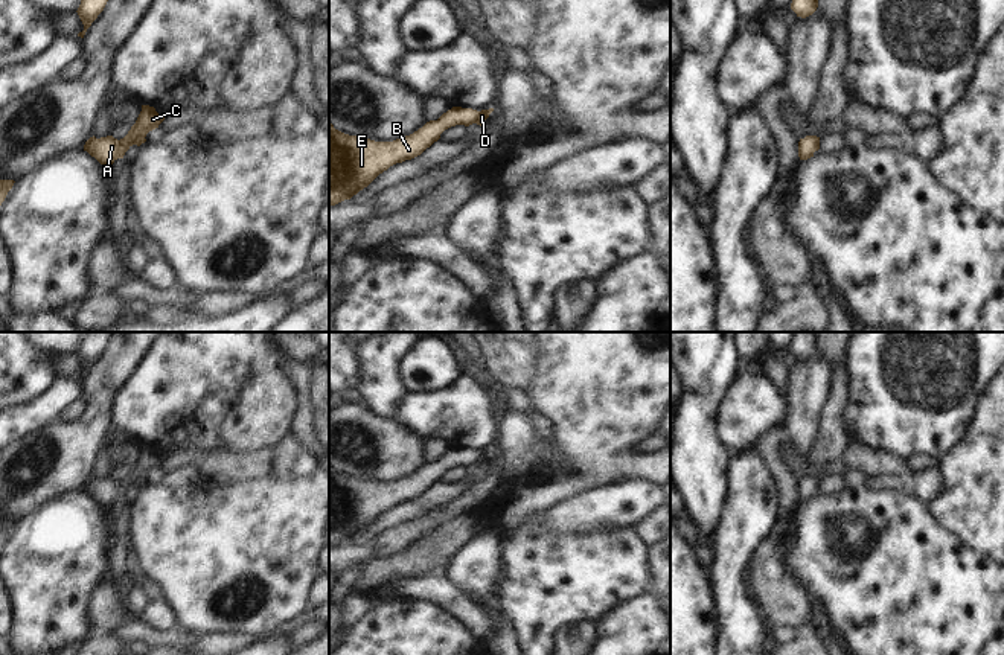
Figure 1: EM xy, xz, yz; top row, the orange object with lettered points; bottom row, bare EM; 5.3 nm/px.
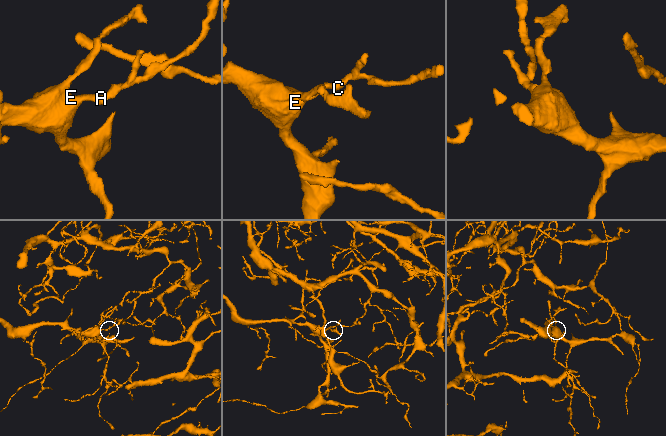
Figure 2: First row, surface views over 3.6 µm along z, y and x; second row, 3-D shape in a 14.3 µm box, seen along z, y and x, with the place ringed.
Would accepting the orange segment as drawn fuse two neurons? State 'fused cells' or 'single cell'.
single cell

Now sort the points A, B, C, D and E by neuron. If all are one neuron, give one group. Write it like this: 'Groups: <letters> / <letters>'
Groups: A B C D E.

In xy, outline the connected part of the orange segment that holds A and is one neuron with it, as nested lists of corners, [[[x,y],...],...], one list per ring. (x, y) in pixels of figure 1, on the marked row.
[[[142,105],[136,123],[123,139],[117,140],[113,136],[96,139],[93,136],[85,142],[84,151],[94,157],[101,165],[110,168],[117,158],[123,158],[125,152],[133,145],[140,146],[145,143],[146,134],[158,128],[165,117],[166,116],[158,114],[154,107]]]

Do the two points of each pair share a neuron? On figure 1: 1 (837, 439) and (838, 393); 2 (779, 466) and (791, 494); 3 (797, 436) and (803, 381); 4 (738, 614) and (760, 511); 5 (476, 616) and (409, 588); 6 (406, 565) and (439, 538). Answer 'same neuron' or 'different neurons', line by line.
1: same neuron
2: same neuron
3: same neuron
4: same neuron
5: same neuron
6: same neuron

